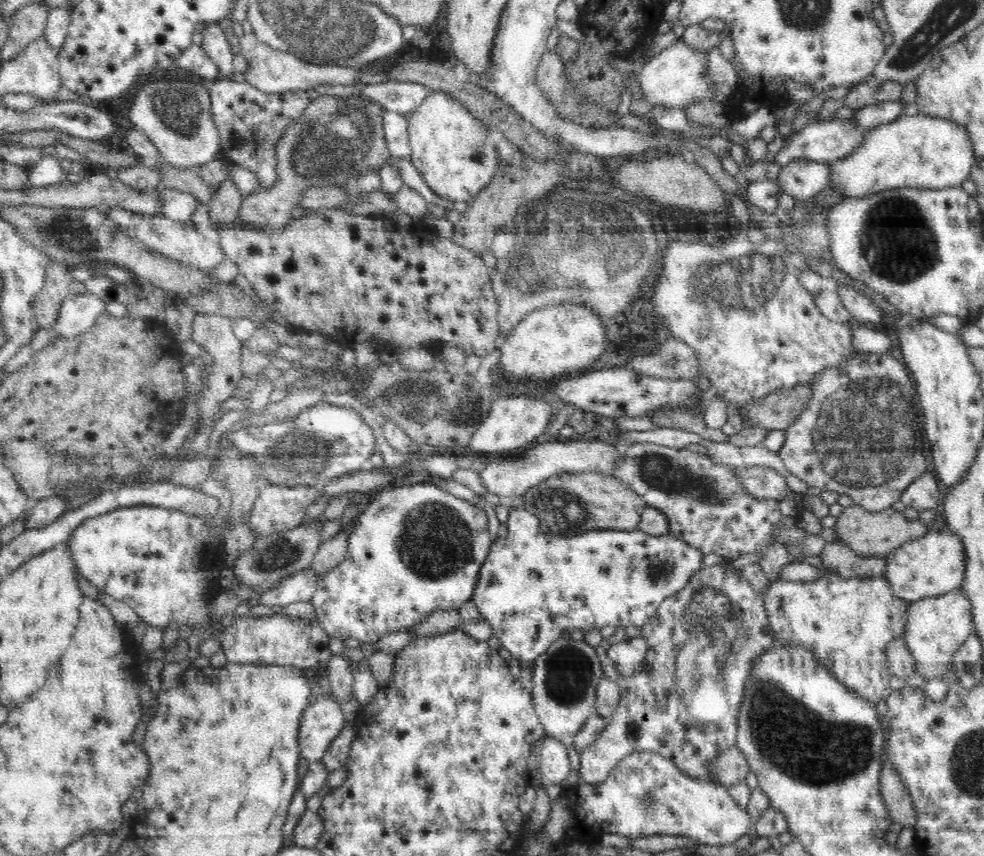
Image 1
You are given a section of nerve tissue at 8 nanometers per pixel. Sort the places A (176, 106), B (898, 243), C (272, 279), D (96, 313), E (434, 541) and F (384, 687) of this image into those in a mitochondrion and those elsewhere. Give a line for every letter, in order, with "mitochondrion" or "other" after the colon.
A: mitochondrion
B: mitochondrion
C: other
D: other
E: mitochondrion
F: other

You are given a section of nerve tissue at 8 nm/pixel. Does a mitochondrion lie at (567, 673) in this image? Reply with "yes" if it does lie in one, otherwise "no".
yes

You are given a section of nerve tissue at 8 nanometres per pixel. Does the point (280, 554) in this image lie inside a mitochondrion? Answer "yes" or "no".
yes

